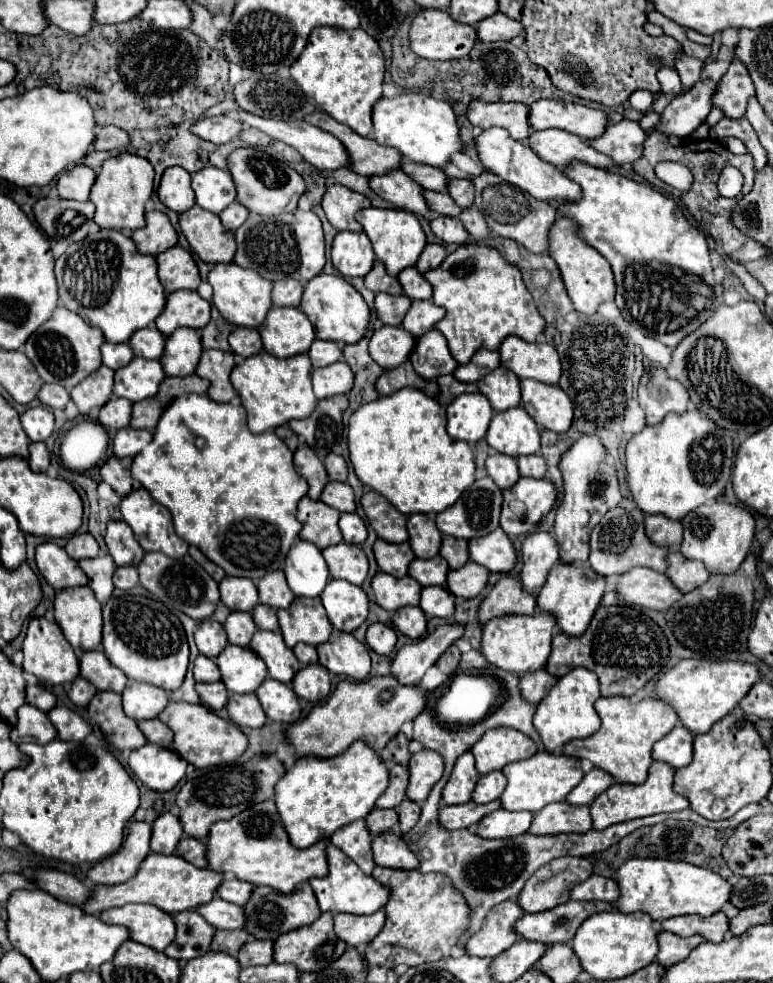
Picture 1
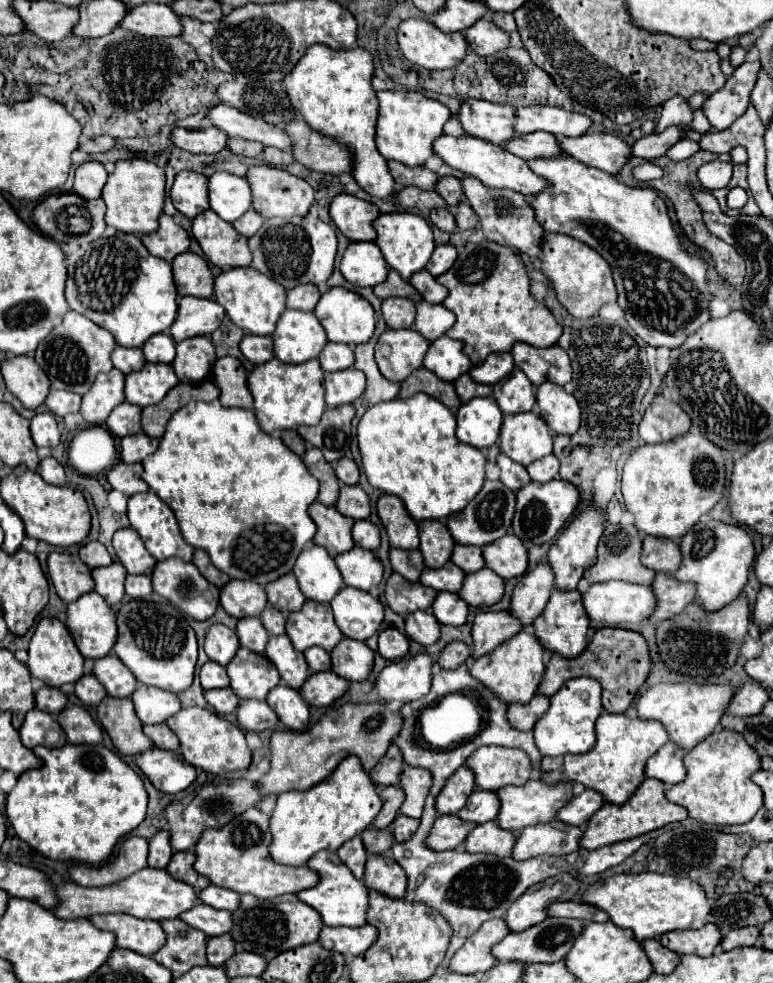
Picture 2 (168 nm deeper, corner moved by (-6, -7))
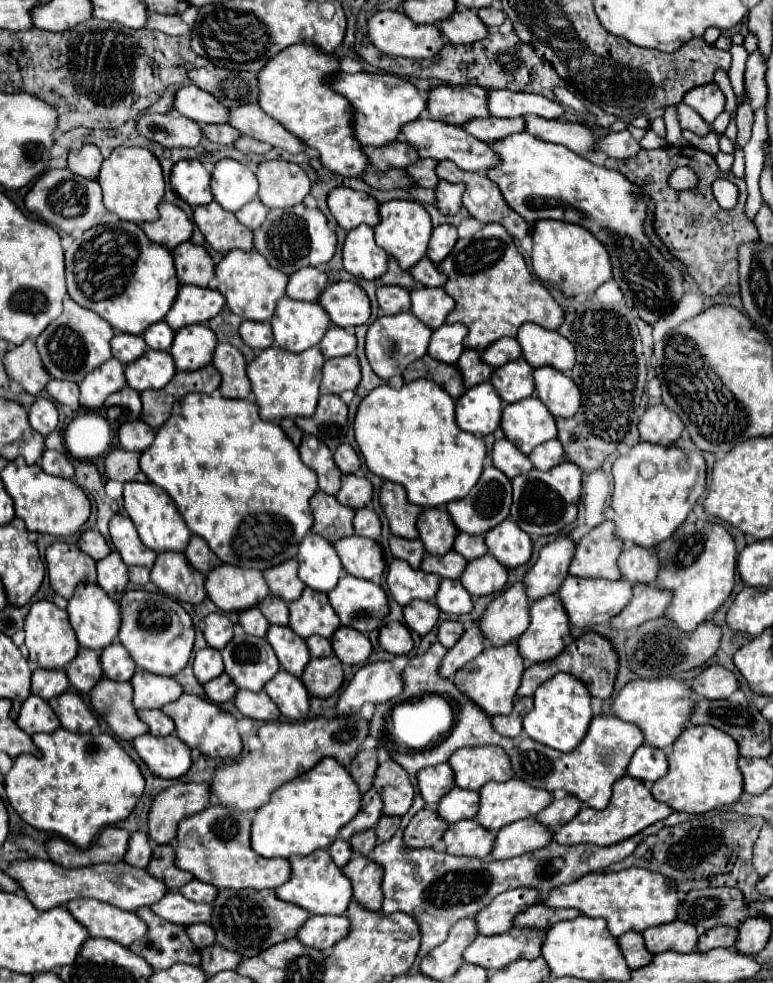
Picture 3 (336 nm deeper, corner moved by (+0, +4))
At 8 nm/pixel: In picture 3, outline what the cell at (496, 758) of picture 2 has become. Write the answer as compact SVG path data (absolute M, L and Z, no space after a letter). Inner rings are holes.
M497 745L457 749L449 765L455 773L455 783L463 789L481 789L487 781L507 781L513 777L511 759Z

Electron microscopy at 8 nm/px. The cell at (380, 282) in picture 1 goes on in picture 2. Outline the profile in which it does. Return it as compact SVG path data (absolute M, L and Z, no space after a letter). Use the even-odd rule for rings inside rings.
M389 270L387 280L385 280L383 284L377 284L373 290L375 290L375 294L377 294L381 300L389 297L411 298L413 302L421 302L421 300L423 300L421 294L419 294L409 282L405 282L395 270Z

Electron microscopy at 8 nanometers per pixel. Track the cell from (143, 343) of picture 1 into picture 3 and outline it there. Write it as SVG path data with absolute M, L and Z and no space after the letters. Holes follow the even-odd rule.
M159 321L159 323L153 323L151 327L147 327L147 331L143 333L143 339L151 349L167 351L173 343L173 335L175 335L175 331L171 331L171 327L167 327L165 321Z

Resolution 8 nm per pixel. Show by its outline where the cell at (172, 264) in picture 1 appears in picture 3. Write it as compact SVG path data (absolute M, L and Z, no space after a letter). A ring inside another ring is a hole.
M185 241L177 245L173 251L173 261L177 269L179 283L207 287L215 275L215 265L205 247Z

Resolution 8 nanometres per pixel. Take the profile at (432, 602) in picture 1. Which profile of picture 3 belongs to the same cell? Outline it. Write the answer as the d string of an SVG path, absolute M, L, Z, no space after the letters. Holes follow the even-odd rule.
M443 579L439 585L439 591L437 591L437 597L435 597L435 605L443 613L463 615L473 609L473 599L467 593L467 589L461 587L461 581Z

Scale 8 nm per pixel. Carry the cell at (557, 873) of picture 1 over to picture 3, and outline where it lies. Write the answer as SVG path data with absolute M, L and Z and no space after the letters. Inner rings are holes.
M517 887L505 891L503 895L497 895L497 899L491 901L475 917L477 931L481 935L497 935L509 931L513 927L515 917L523 913L531 903L535 903L539 895L541 893L535 887Z

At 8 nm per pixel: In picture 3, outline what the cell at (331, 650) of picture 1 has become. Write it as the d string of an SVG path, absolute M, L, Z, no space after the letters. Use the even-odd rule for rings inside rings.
M339 627L331 637L333 653L347 665L365 663L371 653L371 643L365 633L359 633L351 627Z

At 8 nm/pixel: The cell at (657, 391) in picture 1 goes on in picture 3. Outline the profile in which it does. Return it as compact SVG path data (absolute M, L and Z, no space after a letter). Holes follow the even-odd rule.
M663 403L649 407L639 419L637 427L643 441L659 445L673 445L683 431L679 415L675 415L675 411L667 409Z

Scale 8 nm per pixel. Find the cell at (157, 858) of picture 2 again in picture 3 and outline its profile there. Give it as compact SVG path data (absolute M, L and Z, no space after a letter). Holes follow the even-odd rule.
M143 831L133 833L131 841L129 841L129 849L127 849L125 861L135 865L135 867L147 867L149 861L151 861L151 855L153 855L153 849L151 849L149 835L143 833Z

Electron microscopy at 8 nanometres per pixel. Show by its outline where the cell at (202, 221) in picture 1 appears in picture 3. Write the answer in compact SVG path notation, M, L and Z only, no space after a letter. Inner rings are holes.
M215 201L199 205L193 211L193 221L203 233L205 241L223 255L231 249L253 249L253 231L241 225L233 213L223 211L223 207L219 207Z

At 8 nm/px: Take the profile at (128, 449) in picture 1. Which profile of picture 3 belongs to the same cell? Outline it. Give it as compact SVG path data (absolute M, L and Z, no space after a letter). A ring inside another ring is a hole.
M137 419L133 423L123 423L119 427L117 435L119 435L119 443L125 451L145 451L155 439L155 431L141 419Z

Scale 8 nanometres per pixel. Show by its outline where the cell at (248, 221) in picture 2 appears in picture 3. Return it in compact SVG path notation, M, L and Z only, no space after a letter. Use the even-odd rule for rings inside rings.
M253 199L251 203L243 205L241 211L235 213L235 217L237 217L243 225L247 225L249 229L257 229L257 227L263 223L263 219L267 217L267 211L269 211L269 209L267 209L259 199Z

